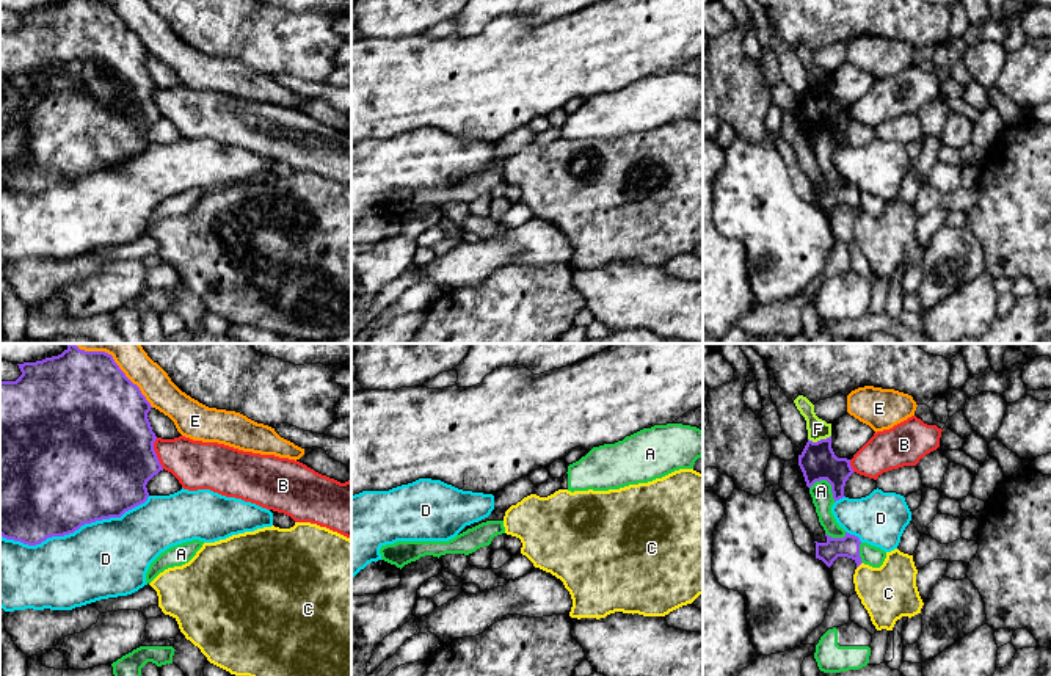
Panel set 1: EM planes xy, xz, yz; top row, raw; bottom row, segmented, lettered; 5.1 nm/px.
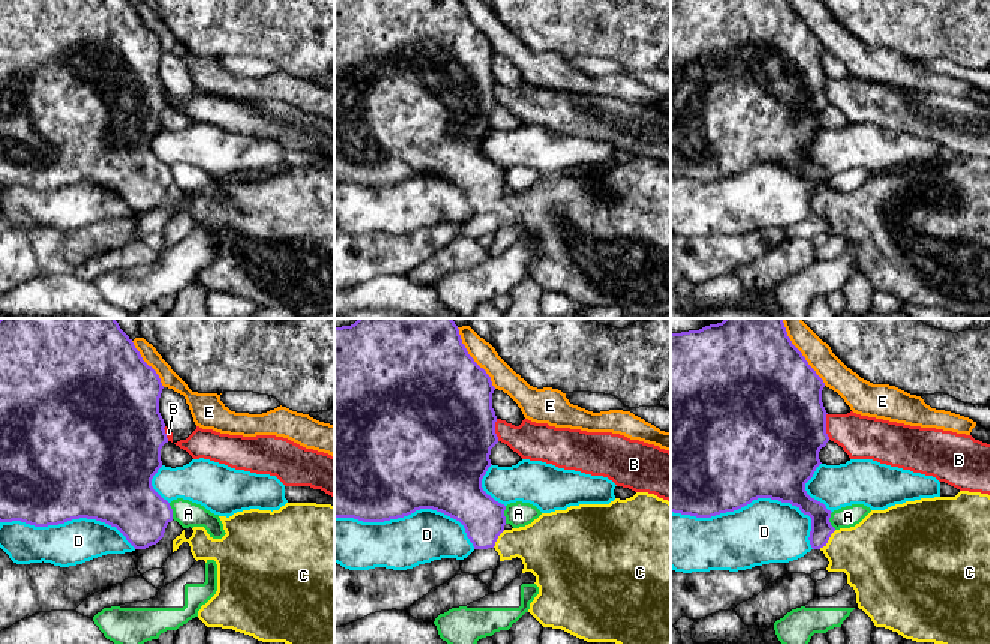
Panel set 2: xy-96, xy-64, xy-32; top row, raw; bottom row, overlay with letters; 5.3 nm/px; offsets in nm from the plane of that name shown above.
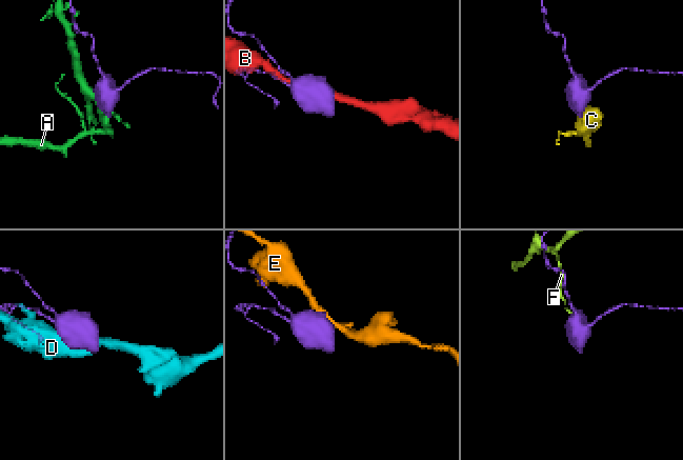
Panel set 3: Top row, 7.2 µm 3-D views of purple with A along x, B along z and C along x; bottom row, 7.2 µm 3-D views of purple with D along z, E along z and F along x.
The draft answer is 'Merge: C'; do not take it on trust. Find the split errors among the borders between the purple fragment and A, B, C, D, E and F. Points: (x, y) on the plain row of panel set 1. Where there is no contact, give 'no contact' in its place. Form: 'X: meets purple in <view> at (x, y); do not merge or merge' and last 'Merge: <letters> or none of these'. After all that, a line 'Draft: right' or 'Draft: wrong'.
A: meets purple in yz at (829, 130); do not merge
B: meets purple in xy at (156, 102); do not merge
C: meets purple in yz at (860, 212); merge
D: meets purple in xy at (74, 179); do not merge
E: meets purple in xy at (127, 27); do not merge
F: meets purple in yz at (821, 88); do not merge
Merge: C
Draft: right

